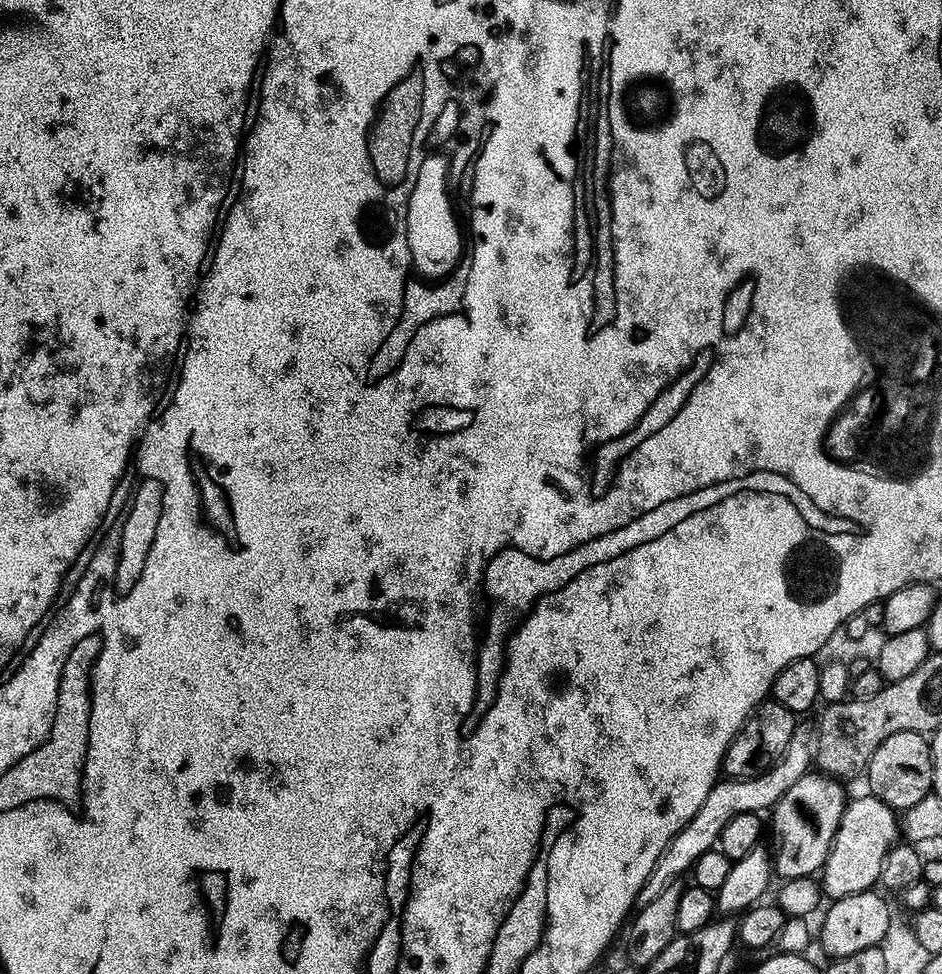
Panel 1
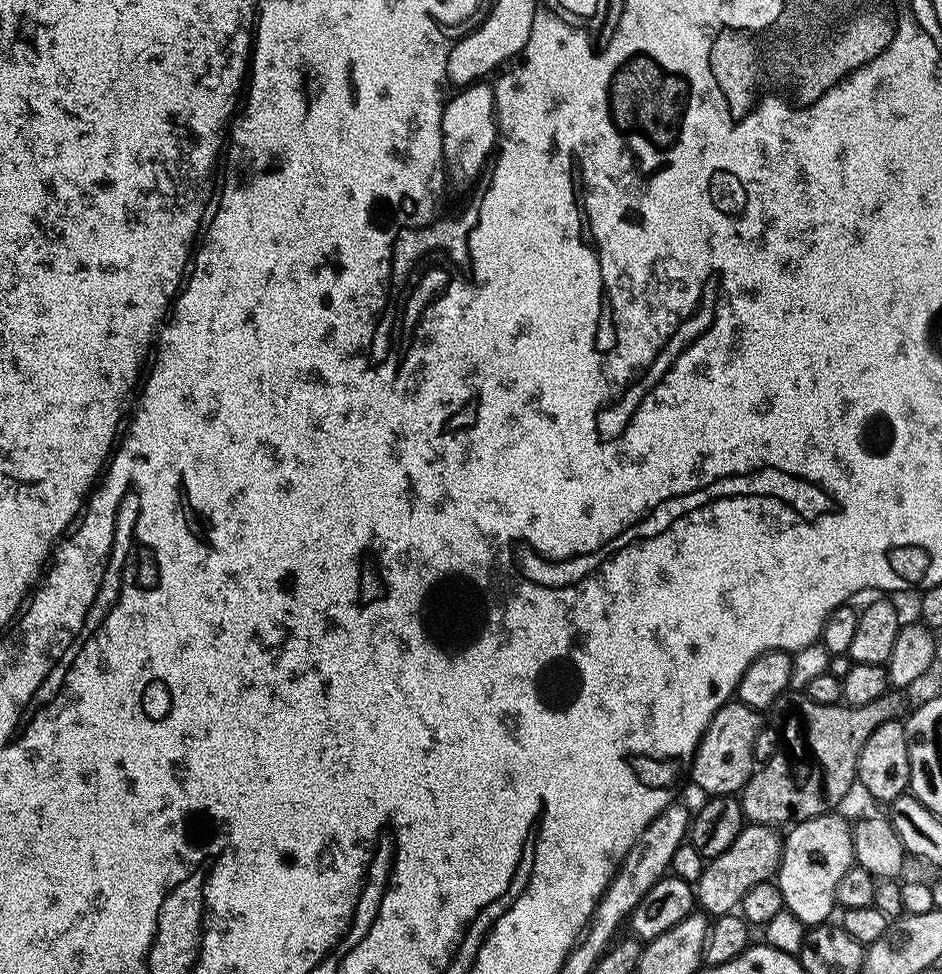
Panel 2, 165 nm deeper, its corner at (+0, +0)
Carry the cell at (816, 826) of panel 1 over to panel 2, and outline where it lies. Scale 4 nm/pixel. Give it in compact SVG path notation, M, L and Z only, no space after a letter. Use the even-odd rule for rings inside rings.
M745 823L738 838L734 838L734 843L725 852L705 863L702 878L696 880L694 891L697 905L709 917L715 918L728 912L736 912L750 886L758 886L758 882L775 877L782 847L781 833L776 832L779 831L767 824Z

